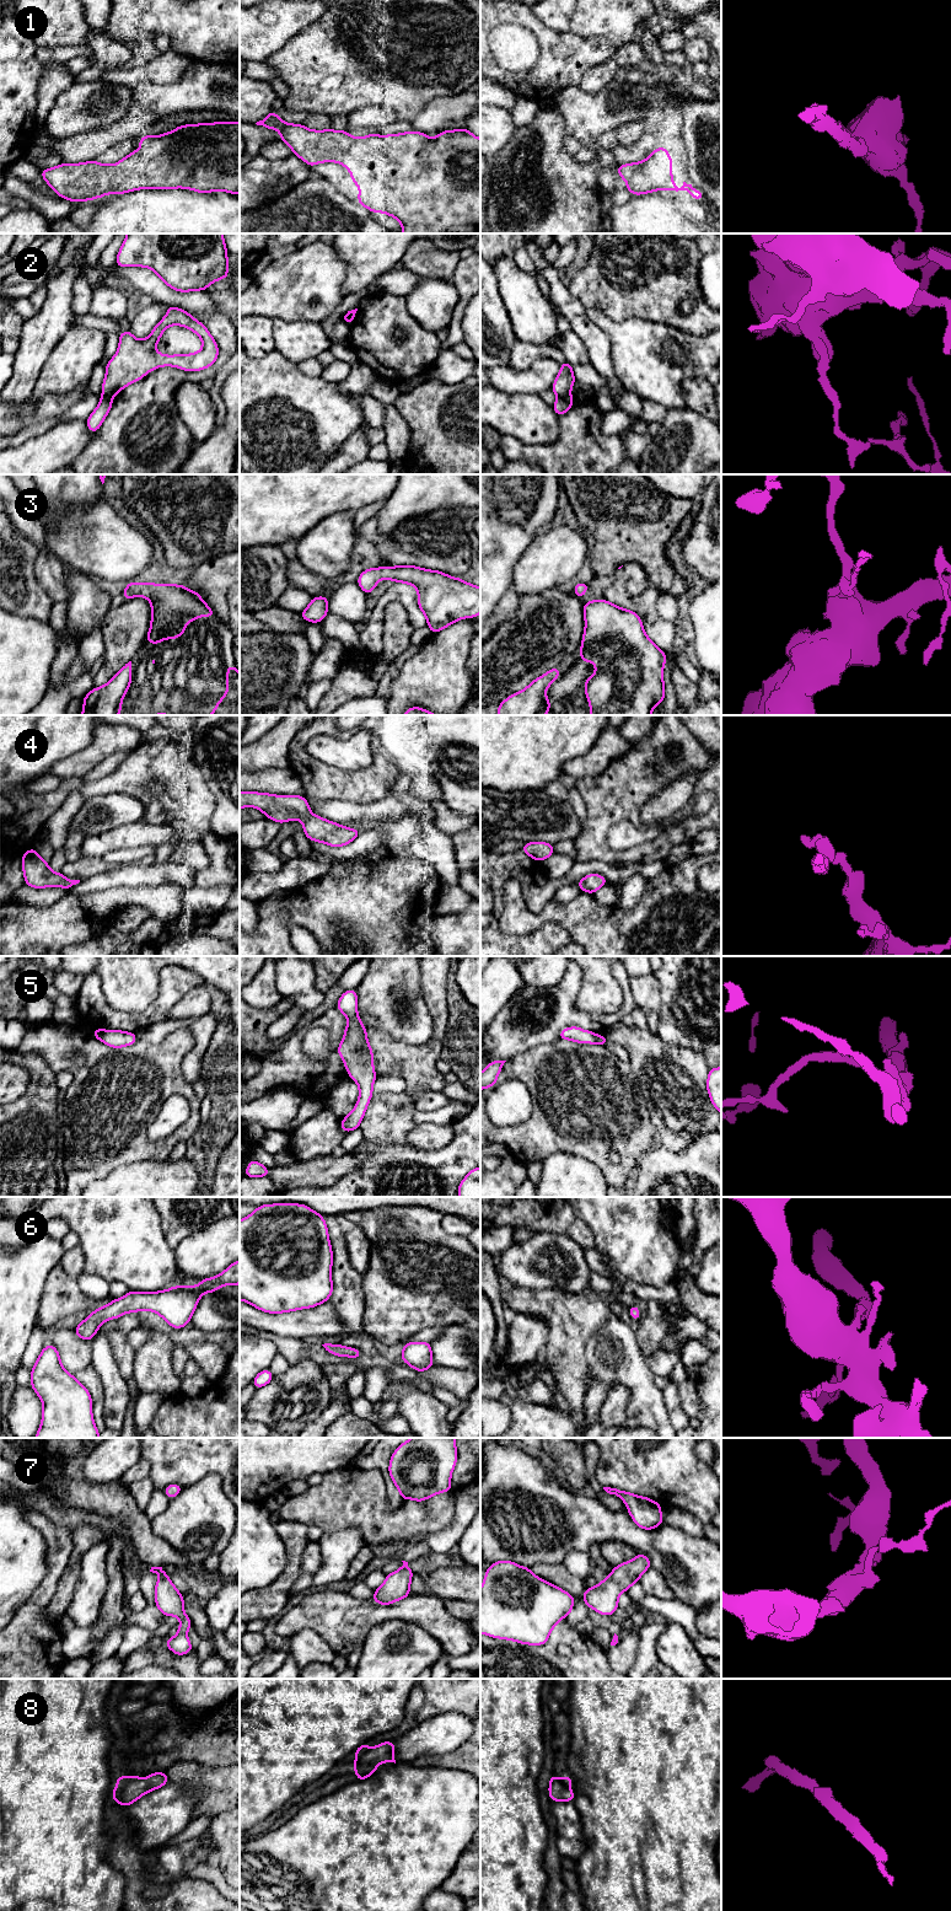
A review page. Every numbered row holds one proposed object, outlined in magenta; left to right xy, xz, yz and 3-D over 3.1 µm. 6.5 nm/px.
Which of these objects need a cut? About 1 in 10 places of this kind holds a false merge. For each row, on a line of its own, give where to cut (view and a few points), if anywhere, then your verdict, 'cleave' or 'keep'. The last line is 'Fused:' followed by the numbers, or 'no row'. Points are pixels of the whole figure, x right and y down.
1: no cut; keep
2: cut in yz along (569, 395), (558, 398); cleave
3: no cut; keep
4: no cut; keep
5: no cut; keep
6: no cut; keep
7: no cut; keep
8: no cut; keep
Fused: 2

